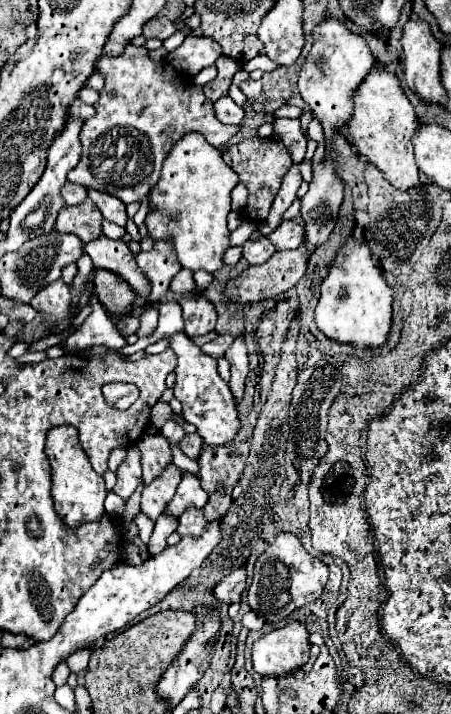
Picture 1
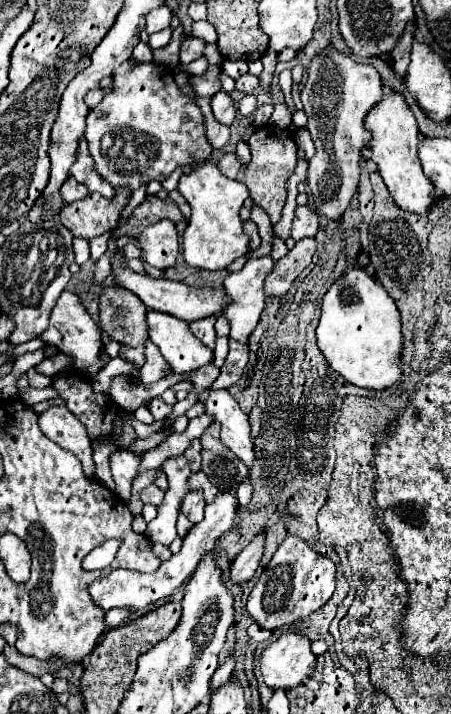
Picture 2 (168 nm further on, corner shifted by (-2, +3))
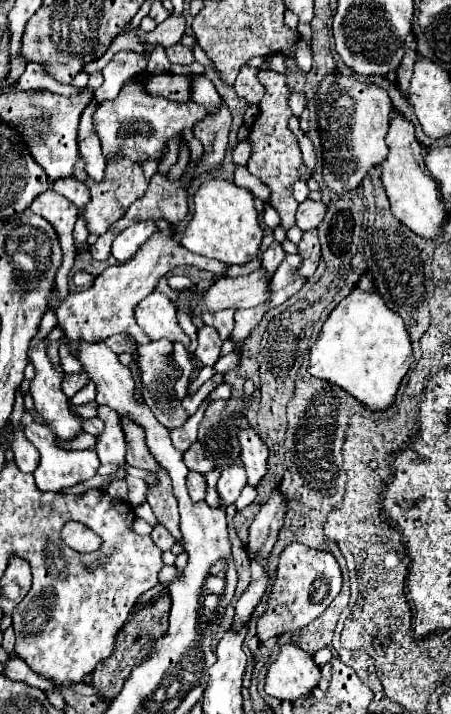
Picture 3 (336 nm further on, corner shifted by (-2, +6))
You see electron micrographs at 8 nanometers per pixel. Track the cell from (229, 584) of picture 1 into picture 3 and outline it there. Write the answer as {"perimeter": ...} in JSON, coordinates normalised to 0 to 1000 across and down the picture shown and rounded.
{"perimeter":[[[610,682],[552,738],[552,783],[596,780],[636,718],[636,696]]]}

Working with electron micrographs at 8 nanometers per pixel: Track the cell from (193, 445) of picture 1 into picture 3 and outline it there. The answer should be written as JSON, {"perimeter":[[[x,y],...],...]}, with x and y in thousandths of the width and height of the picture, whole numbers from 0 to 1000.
{"perimeter":[[[428,620],[415,632],[410,632],[410,640],[406,640],[410,651],[424,657],[424,660],[437,660],[437,662],[463,662],[477,657],[477,648],[463,646],[450,634],[450,626],[437,620]]]}

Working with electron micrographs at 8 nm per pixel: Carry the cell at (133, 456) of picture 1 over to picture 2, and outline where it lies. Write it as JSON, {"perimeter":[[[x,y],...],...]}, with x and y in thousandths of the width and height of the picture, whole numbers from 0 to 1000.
{"perimeter":[[[259,630],[246,639],[246,661],[251,661],[251,672],[255,672],[255,692],[273,700],[286,697],[290,692],[290,675],[308,661],[308,650],[313,641],[282,633],[282,630]]]}

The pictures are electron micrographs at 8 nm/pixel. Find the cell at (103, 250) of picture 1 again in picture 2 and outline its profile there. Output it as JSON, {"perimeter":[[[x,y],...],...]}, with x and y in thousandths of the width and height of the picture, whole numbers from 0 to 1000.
{"perimeter":[[[255,350],[246,356],[246,375],[251,375],[255,395],[268,398],[273,403],[290,406],[295,412],[304,412],[326,431],[379,440],[379,443],[401,445],[410,451],[441,448],[441,445],[468,443],[468,440],[486,440],[494,434],[494,426],[503,426],[499,406],[472,406],[472,403],[446,406],[446,403],[428,403],[428,401],[415,401],[415,398],[401,398],[401,395],[370,392],[370,389],[339,389],[326,381],[299,381],[295,375],[282,373],[282,359],[277,359],[273,350]]]}

